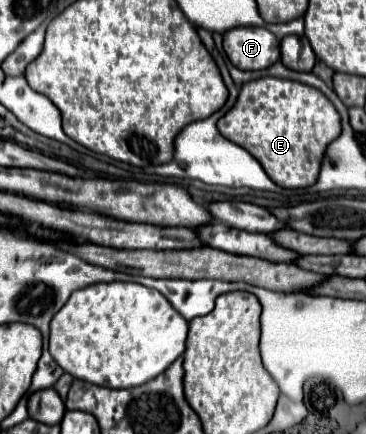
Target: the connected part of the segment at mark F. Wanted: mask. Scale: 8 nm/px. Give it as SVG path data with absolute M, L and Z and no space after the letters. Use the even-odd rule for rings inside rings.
M241 27L225 33L223 49L229 61L243 71L261 71L279 61L281 41L265 27Z

